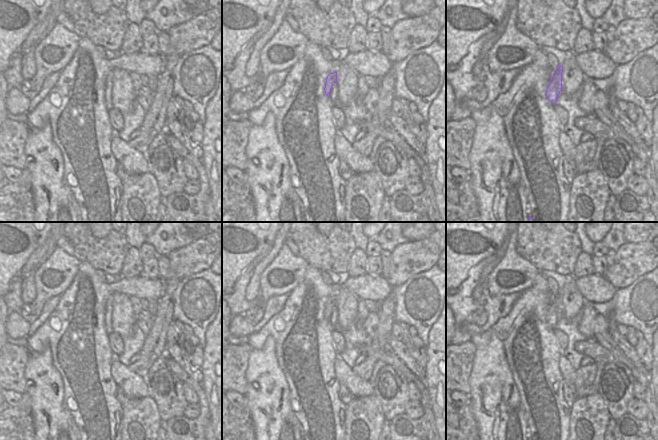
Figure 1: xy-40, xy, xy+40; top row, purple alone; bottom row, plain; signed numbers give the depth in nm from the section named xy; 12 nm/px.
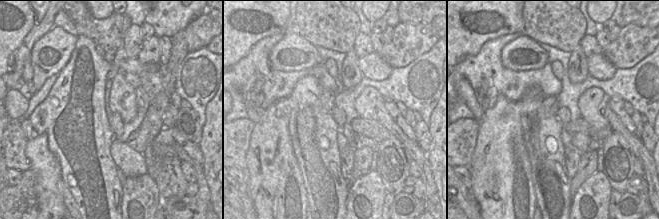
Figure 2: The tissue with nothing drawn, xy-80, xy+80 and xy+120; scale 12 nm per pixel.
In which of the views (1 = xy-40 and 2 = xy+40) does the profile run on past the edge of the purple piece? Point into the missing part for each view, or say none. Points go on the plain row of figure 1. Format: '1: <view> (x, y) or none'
1: none
2: none

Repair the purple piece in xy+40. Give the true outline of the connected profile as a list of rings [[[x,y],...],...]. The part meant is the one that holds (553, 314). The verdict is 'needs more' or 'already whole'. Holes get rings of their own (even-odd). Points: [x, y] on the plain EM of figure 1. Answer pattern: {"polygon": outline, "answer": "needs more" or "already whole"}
{"polygon": [[[558,290],[558,294],[553,297],[553,301],[546,313],[546,322],[554,329],[562,316],[562,296],[563,290]]], "answer": "already whole"}

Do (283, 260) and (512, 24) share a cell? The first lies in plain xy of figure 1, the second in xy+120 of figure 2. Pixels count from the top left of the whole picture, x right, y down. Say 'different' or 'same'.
different

